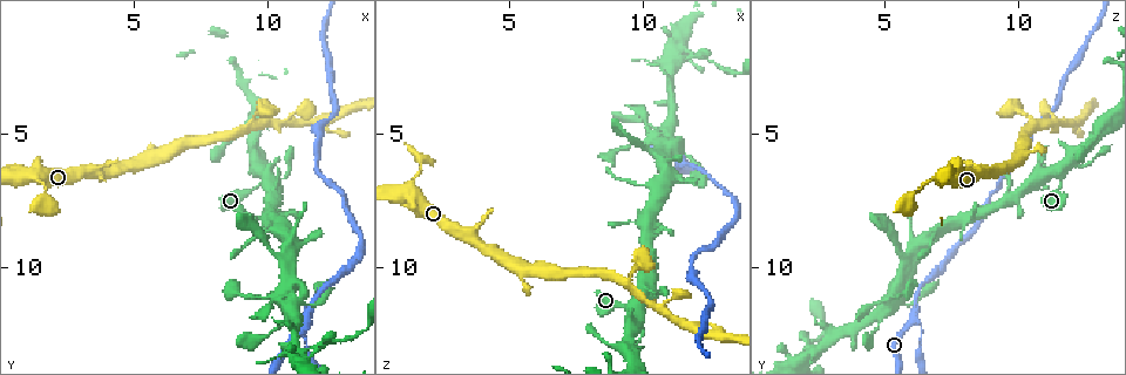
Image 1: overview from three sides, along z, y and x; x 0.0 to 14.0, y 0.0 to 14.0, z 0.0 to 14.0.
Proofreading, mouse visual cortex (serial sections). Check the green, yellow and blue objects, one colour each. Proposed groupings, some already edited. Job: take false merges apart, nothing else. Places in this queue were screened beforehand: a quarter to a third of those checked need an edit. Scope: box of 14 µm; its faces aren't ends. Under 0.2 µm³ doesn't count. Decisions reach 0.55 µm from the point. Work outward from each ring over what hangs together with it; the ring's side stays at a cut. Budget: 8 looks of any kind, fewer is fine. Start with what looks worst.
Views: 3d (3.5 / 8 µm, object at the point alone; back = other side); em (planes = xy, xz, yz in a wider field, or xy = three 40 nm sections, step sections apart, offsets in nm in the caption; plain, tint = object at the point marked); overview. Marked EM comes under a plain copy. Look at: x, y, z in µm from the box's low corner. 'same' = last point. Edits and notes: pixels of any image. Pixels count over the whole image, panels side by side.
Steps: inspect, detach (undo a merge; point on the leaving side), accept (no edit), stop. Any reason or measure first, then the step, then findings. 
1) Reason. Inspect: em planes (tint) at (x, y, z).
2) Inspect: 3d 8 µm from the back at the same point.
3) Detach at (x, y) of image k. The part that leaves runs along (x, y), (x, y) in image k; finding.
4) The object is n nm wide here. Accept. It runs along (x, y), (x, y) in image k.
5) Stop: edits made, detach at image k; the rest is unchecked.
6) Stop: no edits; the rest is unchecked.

Sharp bend. Inspect: 3d 3.5 µm at (11.4, 11.9, 6.0).

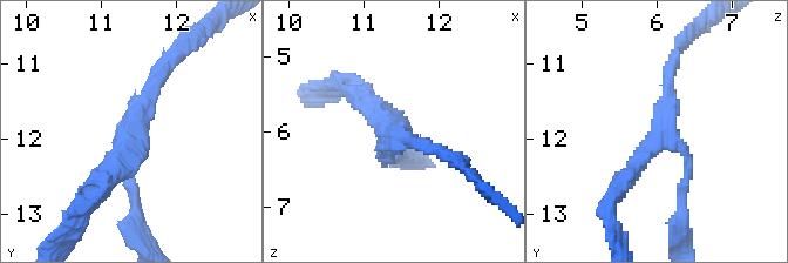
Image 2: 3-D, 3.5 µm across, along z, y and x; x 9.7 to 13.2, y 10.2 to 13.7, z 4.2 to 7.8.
Inspect: em xy step 5 (tint) at (11.35, 11.95, 6.00).

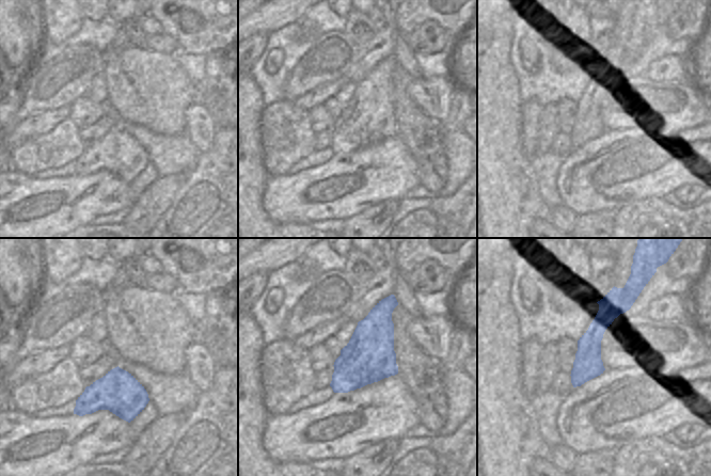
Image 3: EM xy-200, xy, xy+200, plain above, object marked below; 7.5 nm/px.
Detach at (130, 183) of image 2. The part that leaves runs along (666, 140), (687, 155), (681, 241) in image 2; two cells meet here.

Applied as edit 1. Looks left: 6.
See it whole again. Inspect: overview.

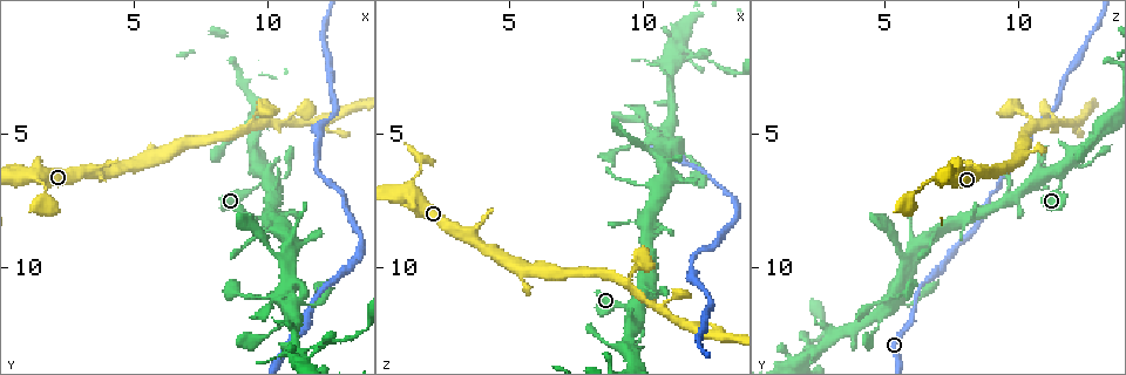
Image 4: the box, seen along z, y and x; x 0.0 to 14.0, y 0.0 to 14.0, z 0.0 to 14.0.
Three arms meet. Inspect: 3d 3.5 µm at (11.2, 13.3, 2.4).

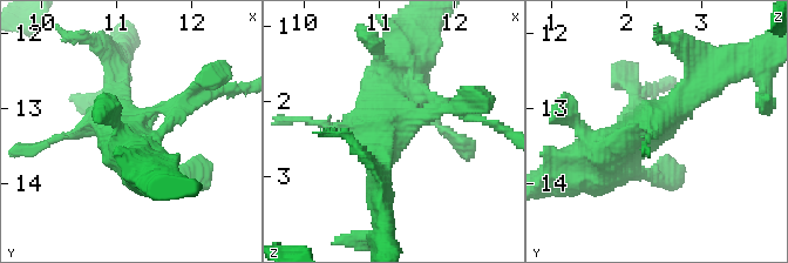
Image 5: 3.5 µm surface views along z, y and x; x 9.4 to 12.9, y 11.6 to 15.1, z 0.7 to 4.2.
Inspect: em xy step 1 (tint) at (11.25, 13.20, 2.40).

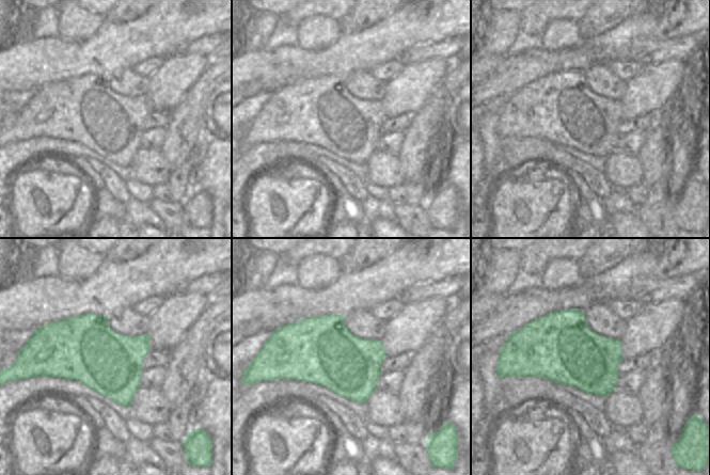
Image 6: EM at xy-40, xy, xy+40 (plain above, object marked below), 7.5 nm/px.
The object is 500 nm wide here. Accept. It runs along (714, 72), (598, 164) in image 5; continuous, no second cell.

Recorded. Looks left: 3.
Narrows sharply. Inspect: 3d 3.5 µm at (1.8, 7.1, 6.3).

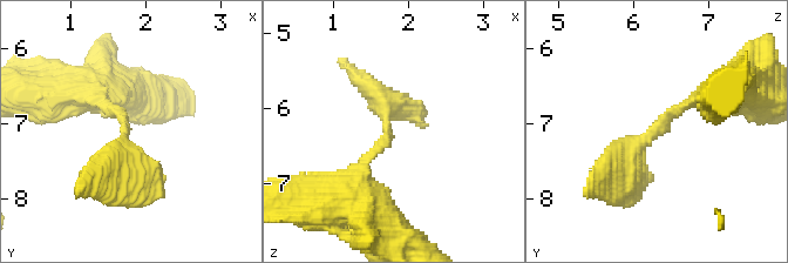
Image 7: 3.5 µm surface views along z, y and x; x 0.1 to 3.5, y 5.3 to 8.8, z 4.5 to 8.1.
Need the tissue. Inspect: em xy step 2 (tint) at (1.70, 7.10, 6.20).

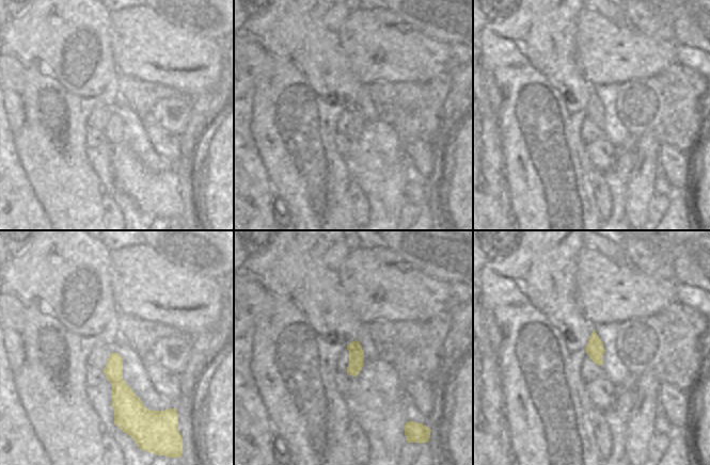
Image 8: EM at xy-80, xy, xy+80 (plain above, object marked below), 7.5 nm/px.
Inspect: em planes (tint) at the same point.

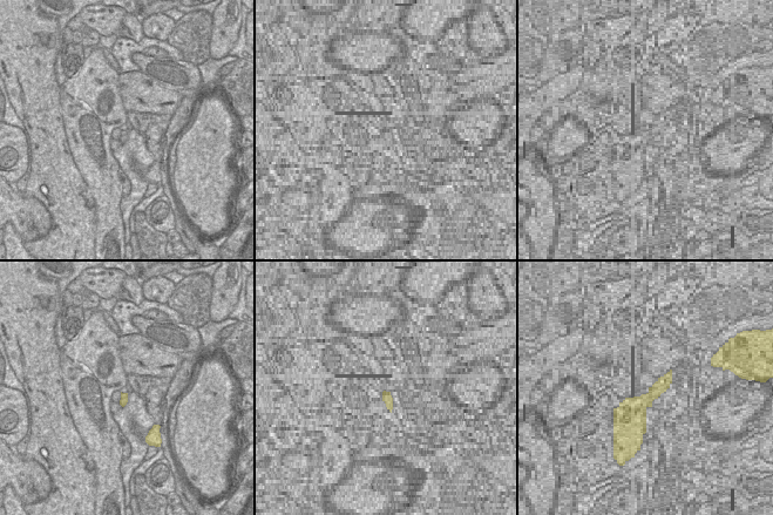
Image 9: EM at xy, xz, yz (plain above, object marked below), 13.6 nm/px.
Accept. It runs along (707, 94), (599, 176) in image 7; one cell here.

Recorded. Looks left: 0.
Stop: edits made, detach at image 2; the rest is unchecked.

